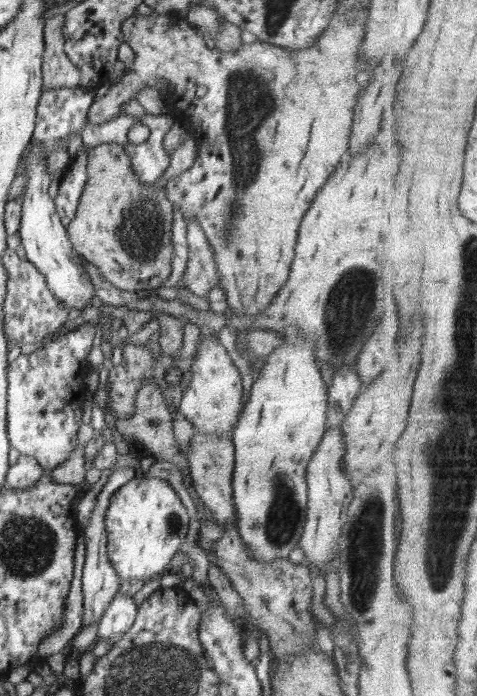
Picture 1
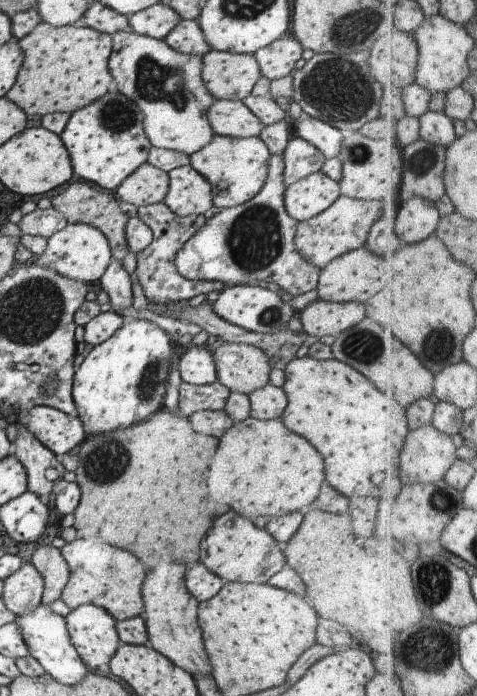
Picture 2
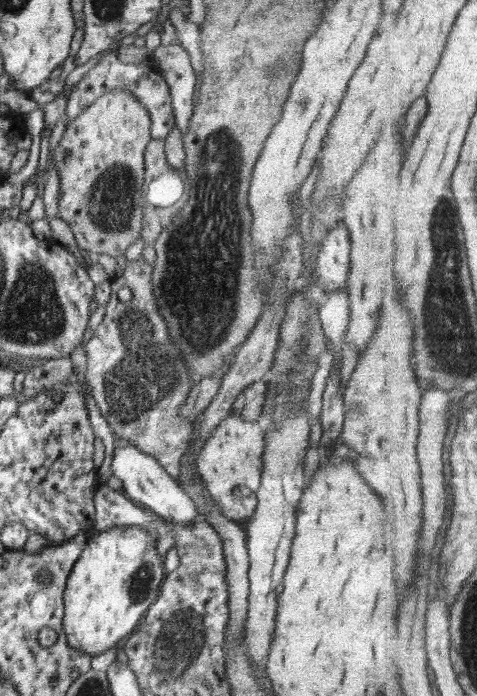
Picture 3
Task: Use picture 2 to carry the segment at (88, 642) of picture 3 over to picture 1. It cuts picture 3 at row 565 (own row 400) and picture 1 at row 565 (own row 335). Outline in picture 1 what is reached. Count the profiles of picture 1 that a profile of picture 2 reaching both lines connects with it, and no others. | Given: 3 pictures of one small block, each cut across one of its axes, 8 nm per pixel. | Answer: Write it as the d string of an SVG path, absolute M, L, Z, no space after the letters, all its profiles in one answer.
M136 475L112 494L106 521L106 547L114 572L124 579L146 582L168 572L174 554L188 534L188 512L168 480Z

